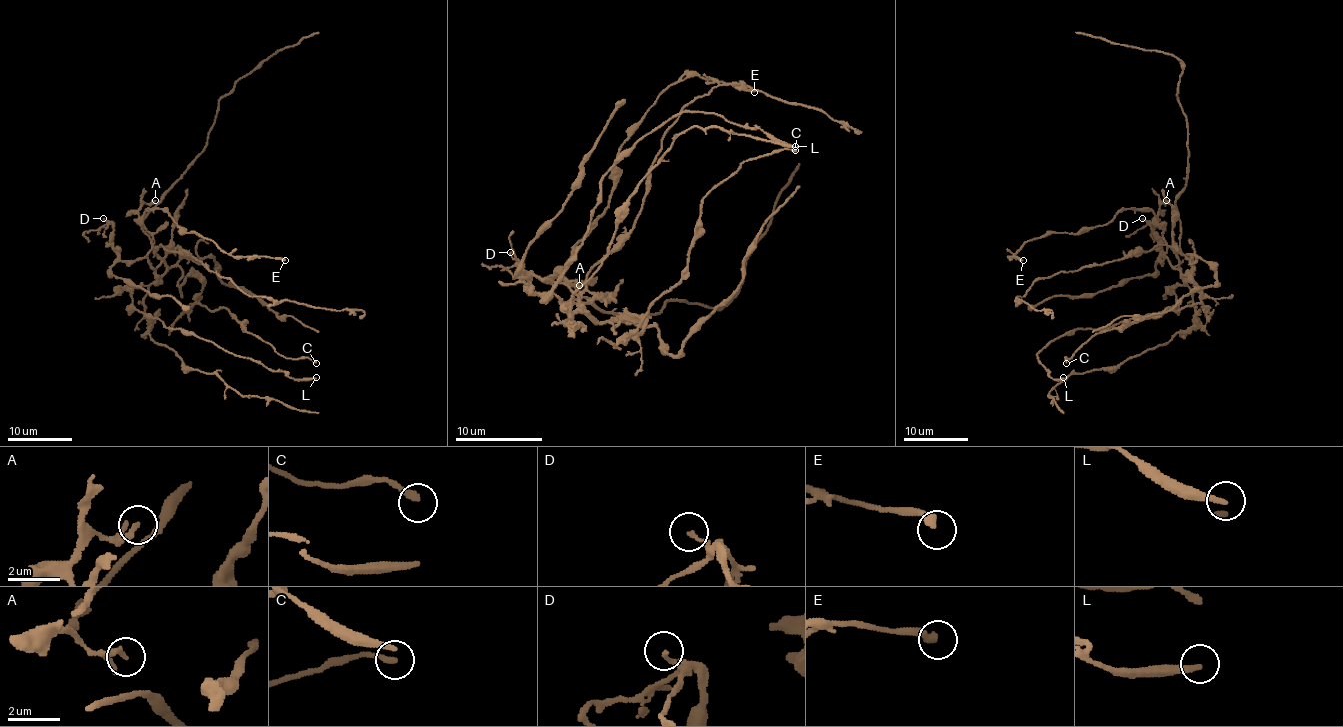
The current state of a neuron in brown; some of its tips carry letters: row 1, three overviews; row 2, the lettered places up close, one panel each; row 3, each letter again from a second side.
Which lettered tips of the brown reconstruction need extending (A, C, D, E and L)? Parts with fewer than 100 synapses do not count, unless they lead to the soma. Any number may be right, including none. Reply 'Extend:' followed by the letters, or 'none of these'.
Extend: none of these

